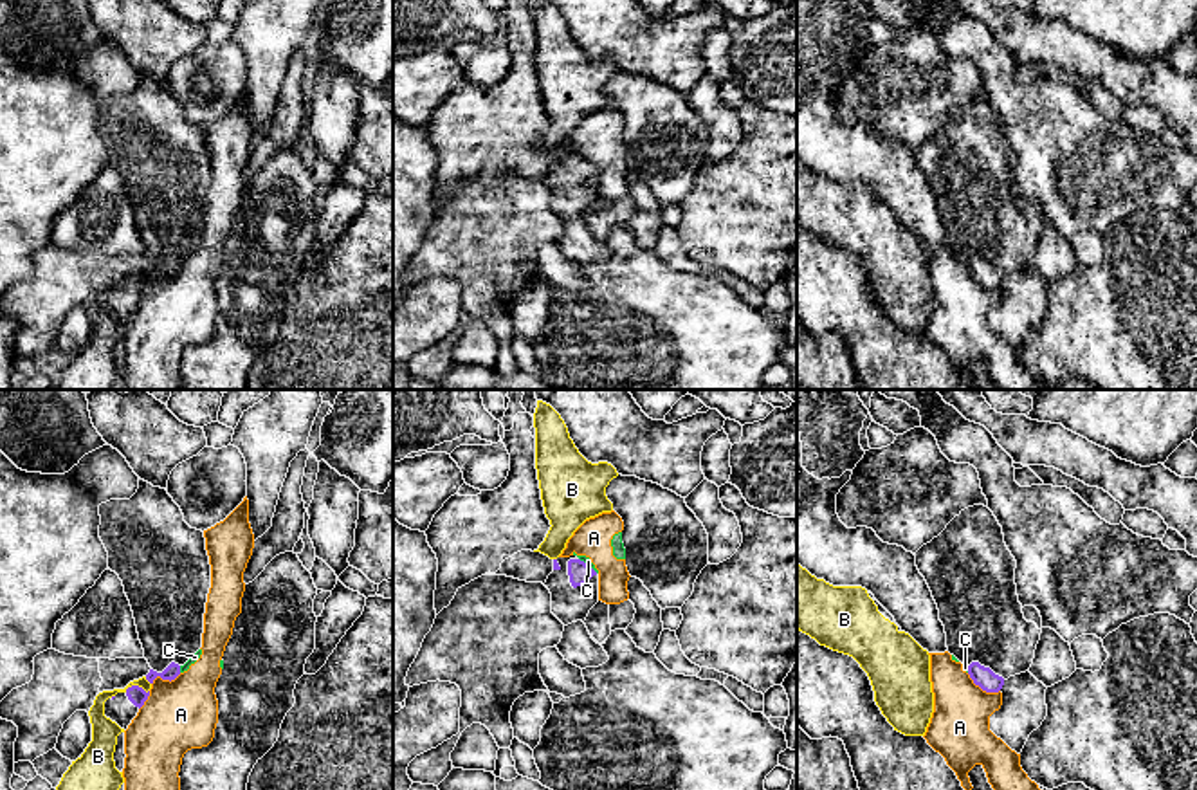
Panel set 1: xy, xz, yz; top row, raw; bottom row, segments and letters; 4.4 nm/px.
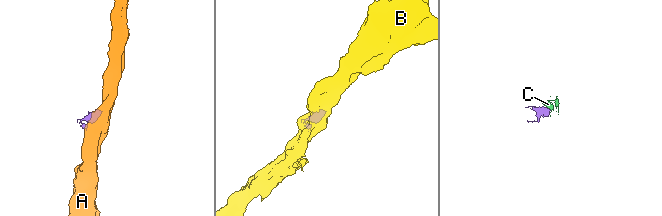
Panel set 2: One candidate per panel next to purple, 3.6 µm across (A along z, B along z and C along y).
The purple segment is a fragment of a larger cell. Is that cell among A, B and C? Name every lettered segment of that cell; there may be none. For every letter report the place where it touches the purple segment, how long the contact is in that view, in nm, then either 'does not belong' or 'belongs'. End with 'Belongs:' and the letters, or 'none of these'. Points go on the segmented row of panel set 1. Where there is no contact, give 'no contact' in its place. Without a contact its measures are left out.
A: yz (983, 689) | 170 nm | does not belong
B: xy (137, 686) | 110 nm | does not belong
C: xz (588, 565) | 110 nm | does not belong
Belongs: none of these

